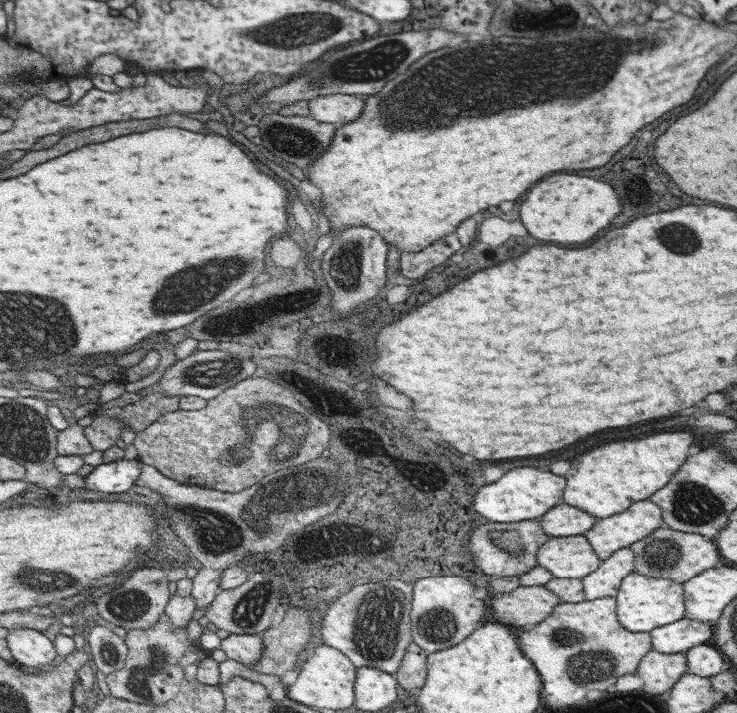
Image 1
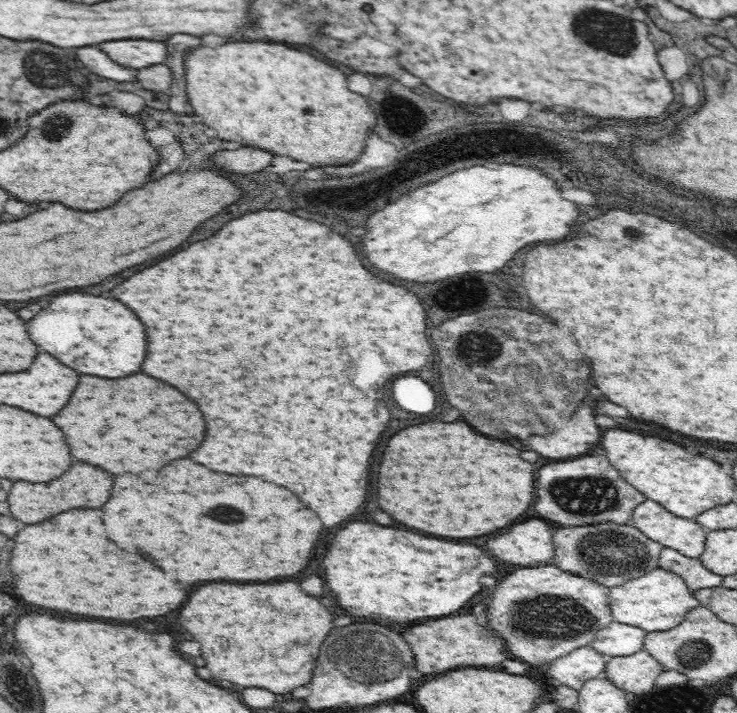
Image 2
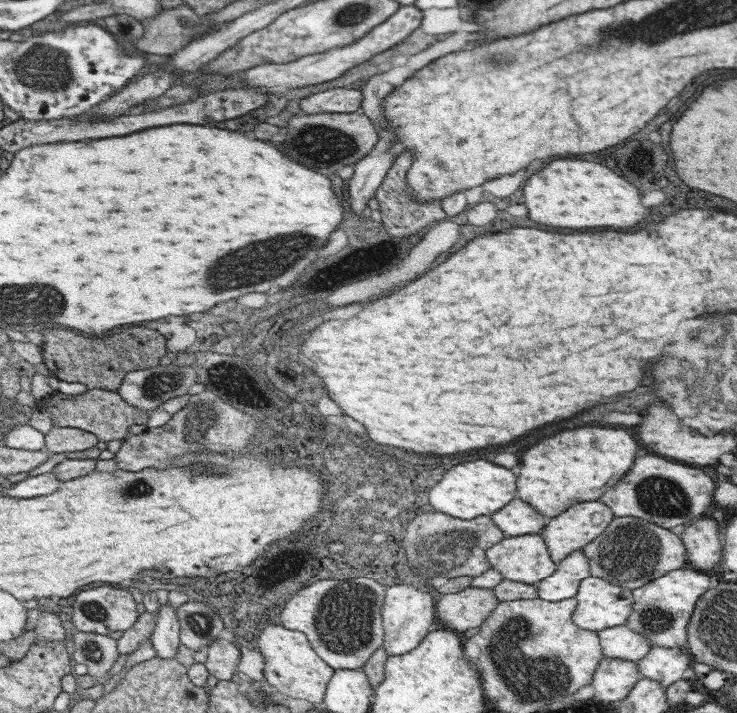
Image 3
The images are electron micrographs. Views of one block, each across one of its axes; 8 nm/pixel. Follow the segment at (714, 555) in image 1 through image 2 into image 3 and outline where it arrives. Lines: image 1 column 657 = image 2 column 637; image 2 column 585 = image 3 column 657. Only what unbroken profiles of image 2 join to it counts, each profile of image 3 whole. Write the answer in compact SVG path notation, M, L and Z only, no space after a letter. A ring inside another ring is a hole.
M626 516L616 517L605 532L600 533L596 540L582 548L582 552L588 558L590 576L604 578L608 582L615 583L616 586L623 586L624 588L634 590L648 584L650 581L655 581L660 576L676 570L676 568L682 568L684 560L686 560L686 547L683 540L671 532L670 529Z

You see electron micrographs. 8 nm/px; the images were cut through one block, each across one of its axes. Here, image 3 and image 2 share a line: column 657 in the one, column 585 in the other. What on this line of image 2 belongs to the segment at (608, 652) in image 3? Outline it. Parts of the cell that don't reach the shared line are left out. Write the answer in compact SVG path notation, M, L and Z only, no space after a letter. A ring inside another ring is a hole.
M550 564L520 568L502 576L498 584L492 588L492 596L486 608L488 626L500 638L504 638L506 648L512 656L533 666L544 666L556 658L570 654L575 648L589 645L605 657L638 652L642 648L642 638L648 632L613 620L609 610L609 590L608 586L572 573L565 573L562 569Z

